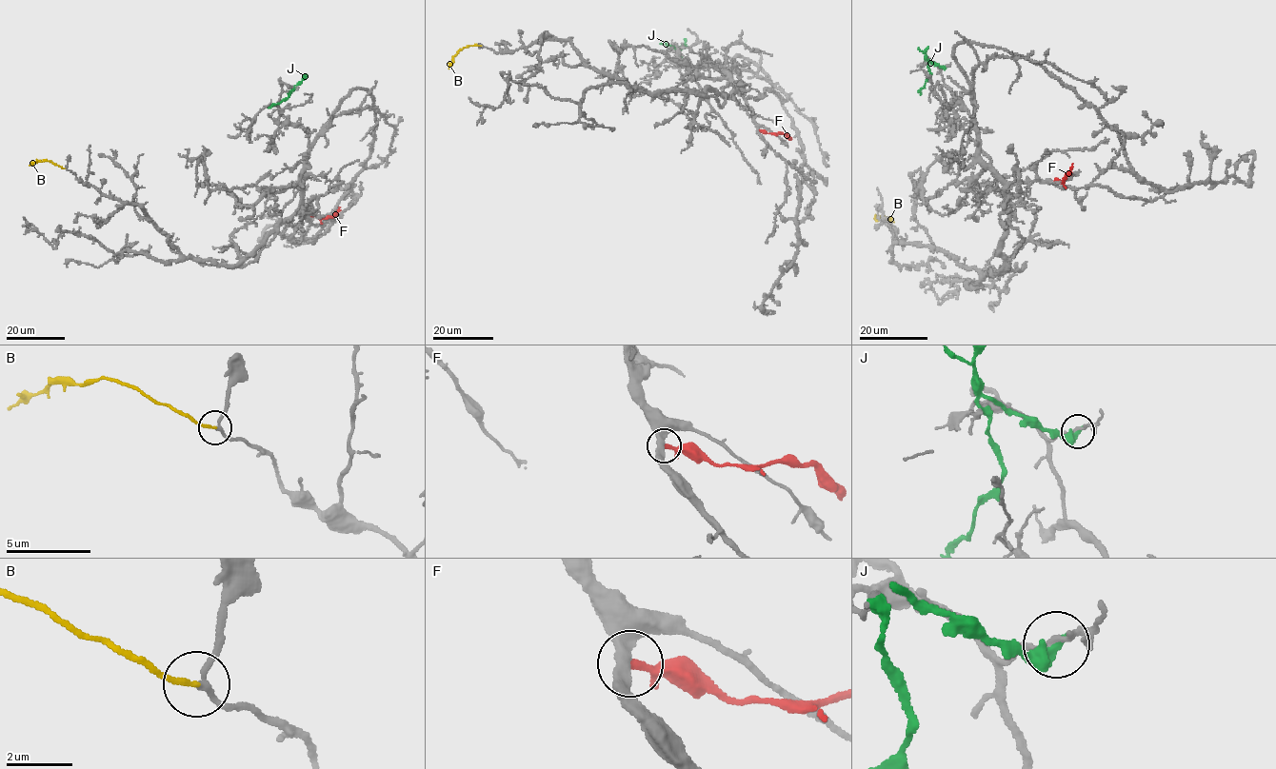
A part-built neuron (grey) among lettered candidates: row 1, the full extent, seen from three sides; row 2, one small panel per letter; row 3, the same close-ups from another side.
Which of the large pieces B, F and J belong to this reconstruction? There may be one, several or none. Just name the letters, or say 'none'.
B

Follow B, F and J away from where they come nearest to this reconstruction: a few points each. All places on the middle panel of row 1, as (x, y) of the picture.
B: (481, 45), (468, 46), (459, 50), (449, 68)
F: (759, 129), (783, 133), (789, 139)
J: (679, 65), (680, 49), (660, 44)

